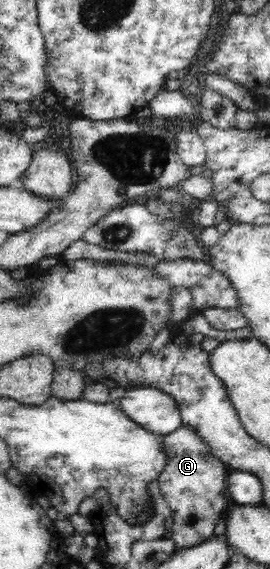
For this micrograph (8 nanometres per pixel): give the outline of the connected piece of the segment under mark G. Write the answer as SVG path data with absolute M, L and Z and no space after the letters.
M184 425L162 437L161 449L166 455L166 467L159 473L157 481L171 509L171 536L176 541L176 549L189 548L212 537L216 523L232 505L227 491L228 471L223 461L210 451L209 445Z

